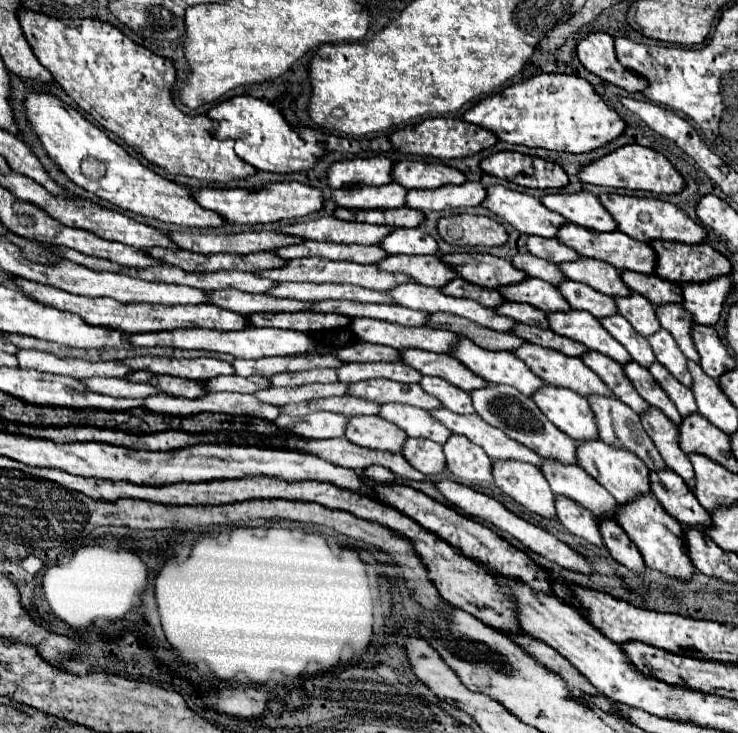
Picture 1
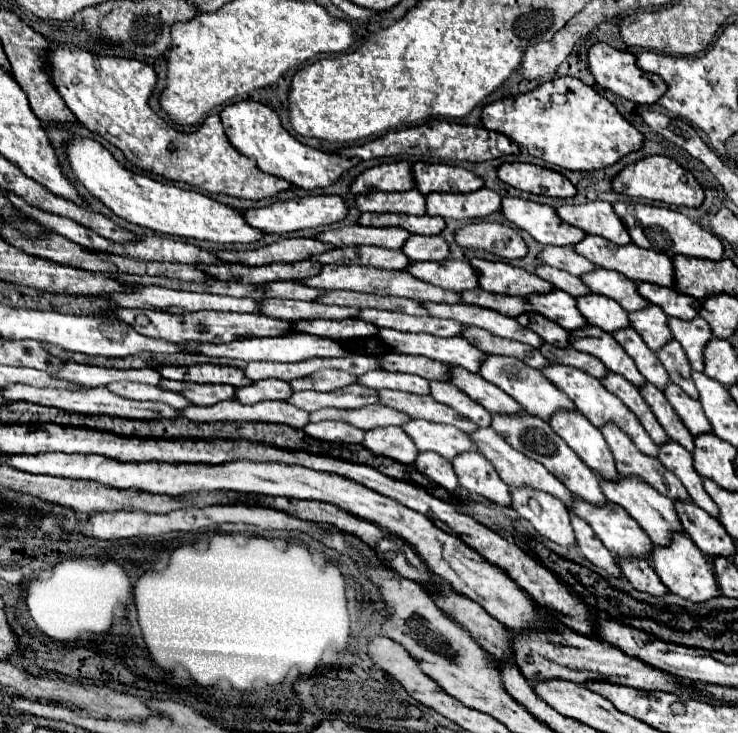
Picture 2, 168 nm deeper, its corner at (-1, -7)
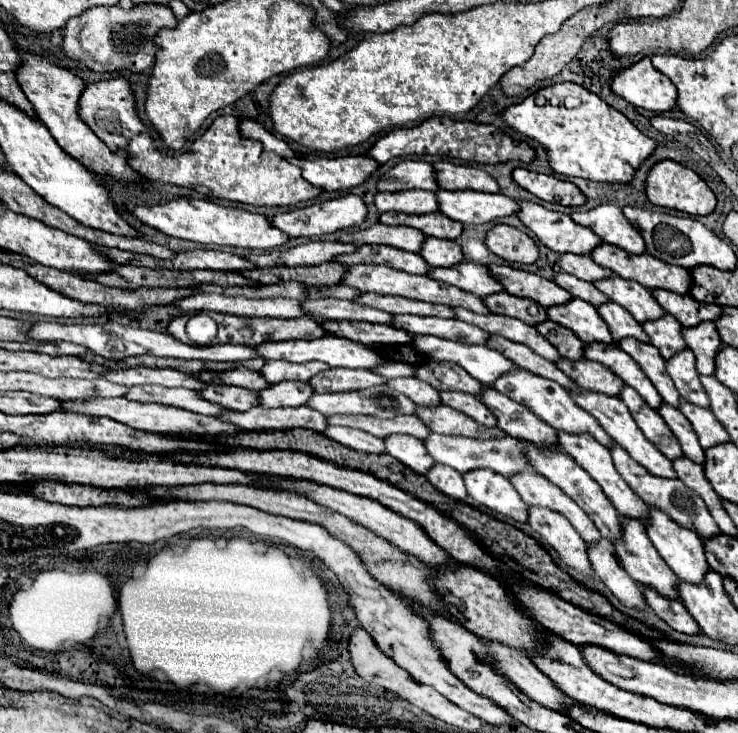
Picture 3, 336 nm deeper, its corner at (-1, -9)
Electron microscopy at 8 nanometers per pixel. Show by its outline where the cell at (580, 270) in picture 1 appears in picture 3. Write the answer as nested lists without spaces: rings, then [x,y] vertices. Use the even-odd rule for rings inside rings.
[[[611,276],[609,280],[595,282],[595,288],[601,290],[603,294],[607,294],[611,302],[617,302],[627,312],[631,312],[631,316],[639,324],[665,316],[665,310],[657,304],[651,290],[641,286],[639,282],[625,280],[619,276]]]

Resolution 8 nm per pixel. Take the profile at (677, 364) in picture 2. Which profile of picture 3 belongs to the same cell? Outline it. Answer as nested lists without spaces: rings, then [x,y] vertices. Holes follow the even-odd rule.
[[[683,350],[675,354],[667,362],[667,372],[673,378],[681,398],[685,398],[695,406],[709,408],[709,398],[705,394],[705,388],[699,382],[699,372],[695,370],[695,356],[691,350]]]

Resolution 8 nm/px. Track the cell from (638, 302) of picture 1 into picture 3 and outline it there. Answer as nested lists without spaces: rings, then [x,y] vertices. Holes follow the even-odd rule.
[[[665,314],[659,320],[643,324],[643,330],[649,334],[651,344],[661,352],[661,356],[665,360],[669,360],[671,356],[675,356],[677,352],[687,348],[683,334],[681,334],[681,328],[683,326],[671,314]]]

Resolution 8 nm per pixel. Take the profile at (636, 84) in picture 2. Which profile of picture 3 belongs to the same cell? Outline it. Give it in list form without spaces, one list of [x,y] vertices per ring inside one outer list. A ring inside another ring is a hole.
[[[643,58],[627,70],[621,70],[611,84],[611,90],[637,108],[651,112],[667,112],[675,108],[677,90],[673,82],[653,68],[651,58]]]

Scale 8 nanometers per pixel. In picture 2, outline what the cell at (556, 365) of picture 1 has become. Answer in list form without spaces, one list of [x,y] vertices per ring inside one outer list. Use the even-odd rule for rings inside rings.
[[[549,364],[545,368],[541,368],[541,374],[545,374],[545,378],[549,378],[551,384],[555,384],[563,394],[567,394],[571,398],[571,402],[577,406],[577,410],[591,420],[593,426],[603,426],[605,422],[615,422],[623,432],[627,432],[635,446],[643,452],[643,454],[649,454],[649,456],[657,456],[657,444],[649,438],[649,434],[645,432],[645,428],[641,426],[641,422],[637,422],[637,418],[633,418],[631,410],[615,398],[615,394],[609,394],[605,390],[605,386],[601,386],[601,380],[597,378],[591,378],[589,374],[573,368],[573,366],[565,366],[565,364]]]

